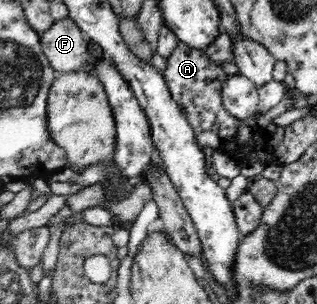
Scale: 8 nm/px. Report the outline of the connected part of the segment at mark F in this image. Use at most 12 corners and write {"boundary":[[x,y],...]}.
{"boundary":[[70,16],[45,30],[42,55],[56,72],[95,65],[94,46]]}

